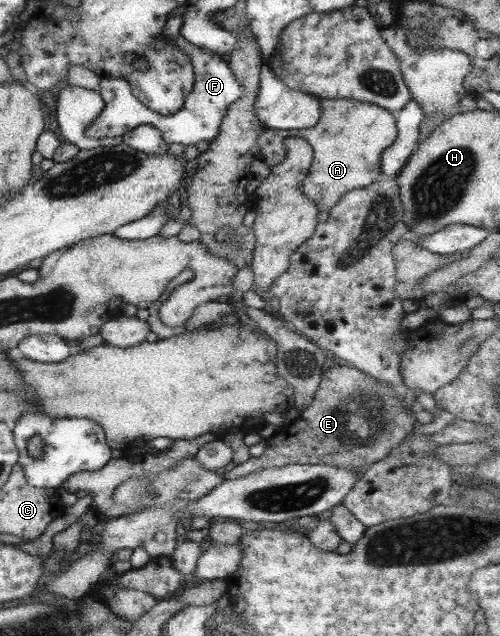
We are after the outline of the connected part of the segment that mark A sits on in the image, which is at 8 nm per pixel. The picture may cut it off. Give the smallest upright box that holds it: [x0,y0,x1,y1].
[255,97,397,213]

